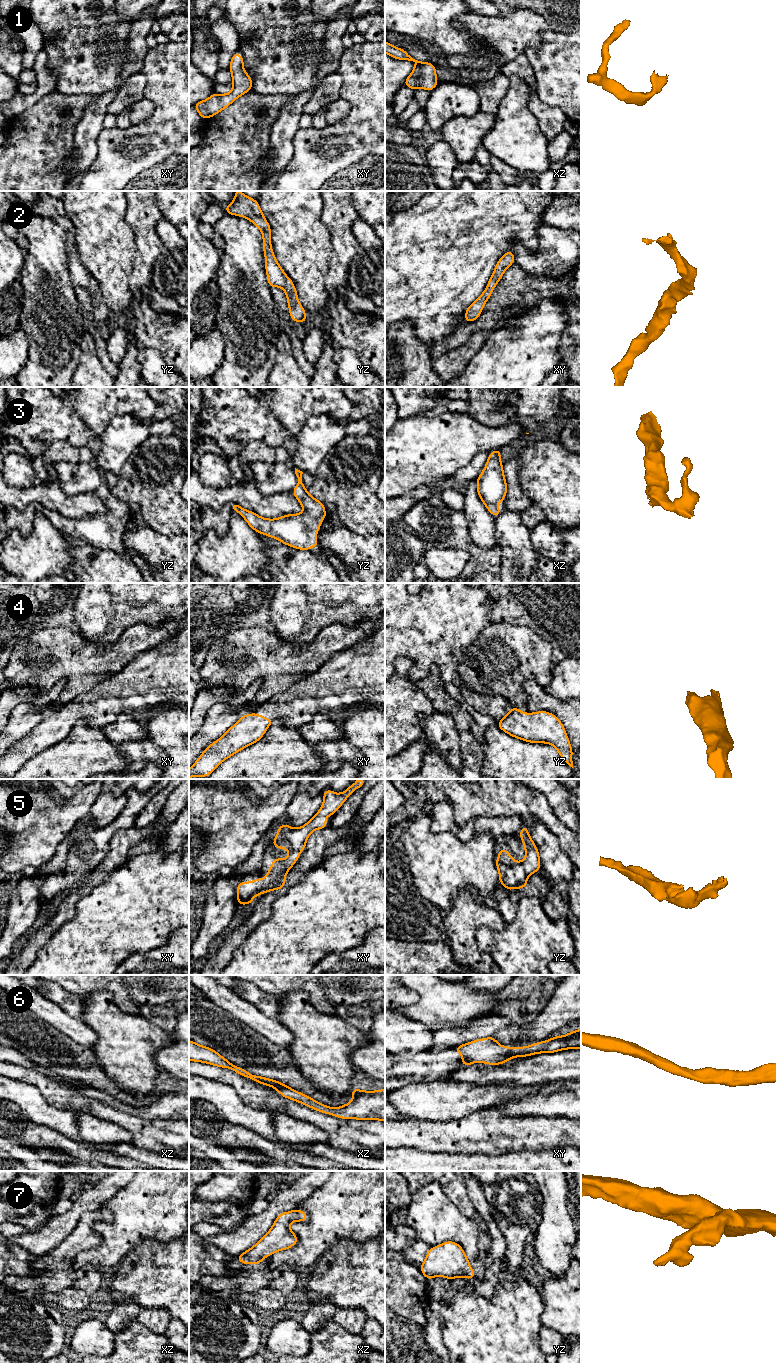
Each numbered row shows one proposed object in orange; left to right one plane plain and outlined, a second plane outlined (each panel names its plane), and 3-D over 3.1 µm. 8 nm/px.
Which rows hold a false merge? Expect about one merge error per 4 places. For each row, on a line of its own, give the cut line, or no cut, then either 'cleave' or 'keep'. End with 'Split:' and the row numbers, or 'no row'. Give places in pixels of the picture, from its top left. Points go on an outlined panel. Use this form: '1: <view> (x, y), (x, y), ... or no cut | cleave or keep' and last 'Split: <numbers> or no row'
1: no cut | keep
2: no cut | keep
3: no cut | keep
4: no cut | keep
5: no cut | keep
6: no cut | keep
7: no cut | keep
Split: no row

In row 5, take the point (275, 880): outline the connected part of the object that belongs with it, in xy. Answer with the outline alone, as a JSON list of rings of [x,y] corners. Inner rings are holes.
[[[356,780],[340,794],[331,789],[323,792],[323,804],[317,814],[301,828],[291,828],[283,823],[279,826],[277,836],[271,842],[276,849],[285,848],[291,853],[286,859],[274,858],[269,872],[264,879],[251,882],[239,882],[237,885],[237,903],[246,905],[253,903],[255,895],[262,895],[268,891],[280,890],[285,886],[287,872],[299,859],[299,854],[305,849],[309,835],[316,829],[323,829],[329,824],[324,821],[326,816],[333,816],[346,799],[363,785],[362,780]]]

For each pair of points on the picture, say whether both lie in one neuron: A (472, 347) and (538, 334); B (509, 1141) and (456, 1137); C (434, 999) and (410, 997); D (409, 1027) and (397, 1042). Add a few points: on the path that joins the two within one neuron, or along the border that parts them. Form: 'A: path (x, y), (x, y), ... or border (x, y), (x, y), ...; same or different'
A: border (498, 327), (485, 337), (483, 346), (468, 363); different
B: path (496, 1138), (469, 1137); same
C: border (418, 994), (416, 1002), (400, 1006), (397, 1009); different
D: path (405, 1031), (398, 1038); same

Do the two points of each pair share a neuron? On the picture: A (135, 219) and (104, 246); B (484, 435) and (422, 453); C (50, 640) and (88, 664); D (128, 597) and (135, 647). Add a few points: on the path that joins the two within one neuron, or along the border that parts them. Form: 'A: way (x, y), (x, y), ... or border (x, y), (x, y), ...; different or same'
A: border (126, 202), (125, 222), (132, 231), (136, 247); different
B: way (469, 437), (458, 437), (437, 447); same
C: way (59, 649), (79, 661); same
D: border (155, 626), (132, 624), (123, 631), (116, 641); different

